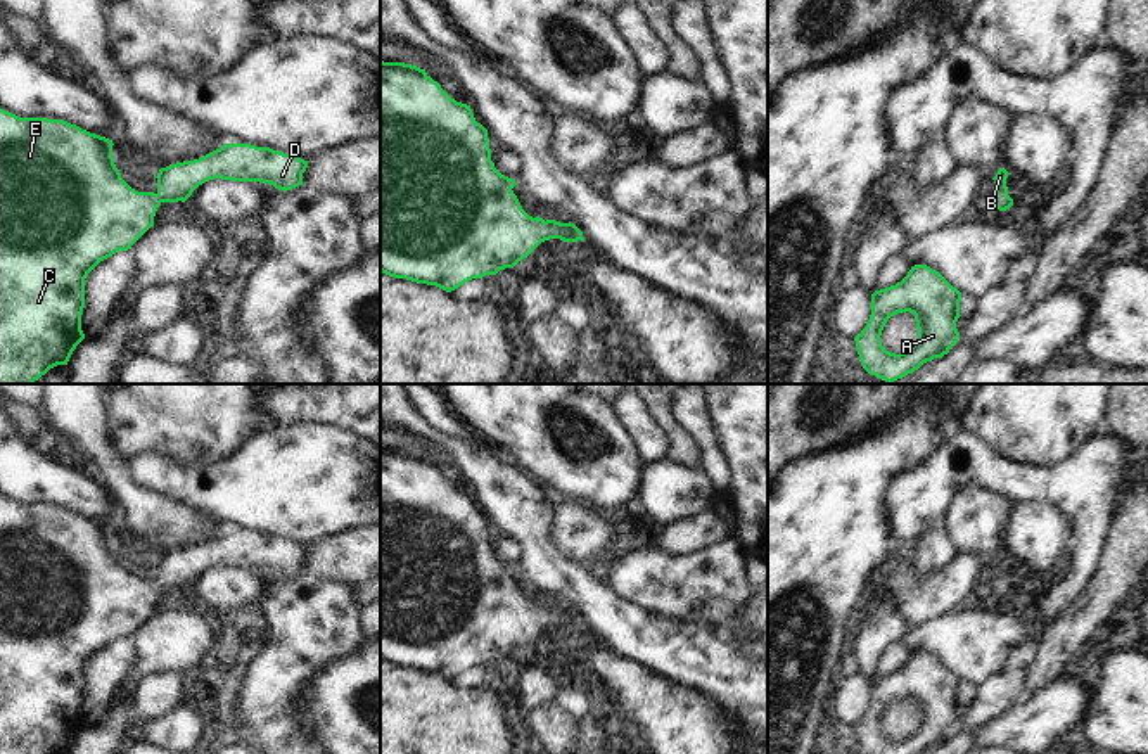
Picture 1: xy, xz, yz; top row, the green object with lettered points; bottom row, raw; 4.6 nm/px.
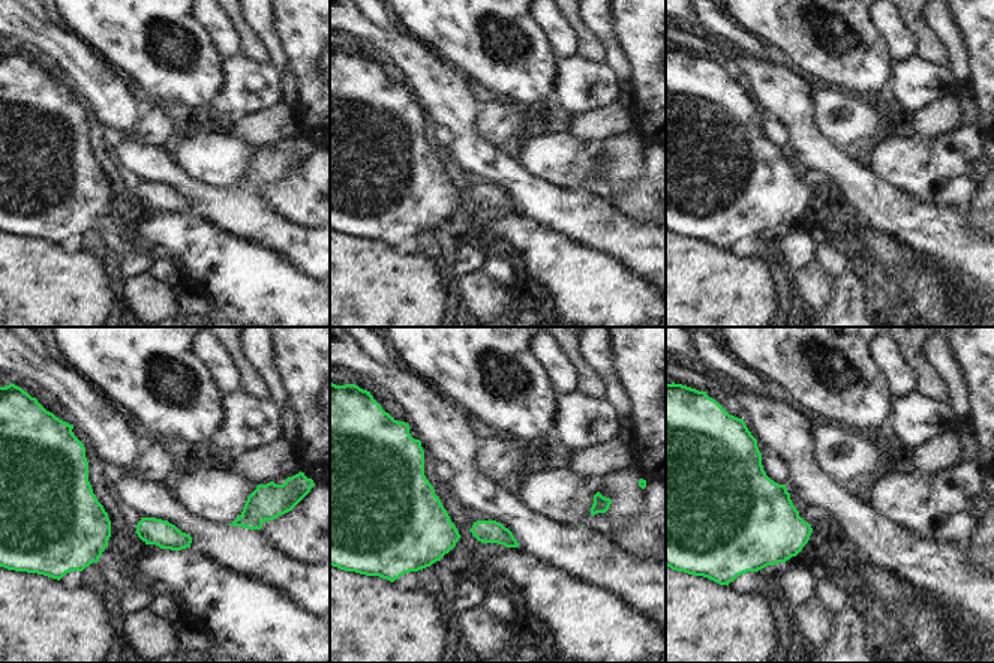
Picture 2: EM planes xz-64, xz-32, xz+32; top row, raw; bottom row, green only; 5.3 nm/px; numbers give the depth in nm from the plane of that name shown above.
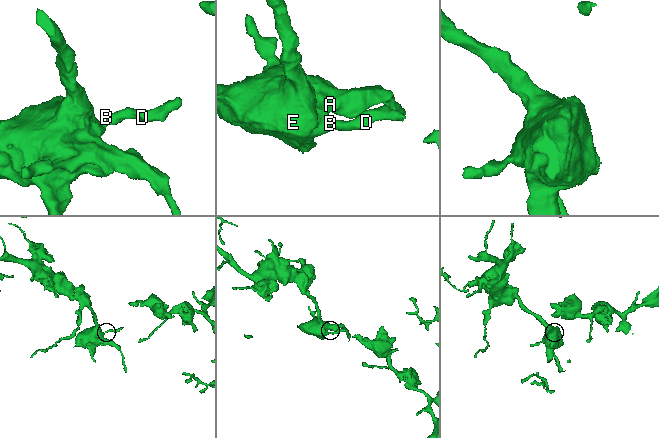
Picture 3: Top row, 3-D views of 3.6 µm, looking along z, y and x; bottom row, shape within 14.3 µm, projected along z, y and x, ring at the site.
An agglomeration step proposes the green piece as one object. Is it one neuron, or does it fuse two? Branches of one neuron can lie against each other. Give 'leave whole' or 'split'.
leave whole

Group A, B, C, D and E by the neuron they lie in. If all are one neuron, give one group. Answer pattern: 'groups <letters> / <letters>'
groups A B C D E

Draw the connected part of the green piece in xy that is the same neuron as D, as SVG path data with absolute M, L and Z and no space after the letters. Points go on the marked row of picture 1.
M0 109L0 384L33 384L50 368L67 365L76 346L85 339L81 315L85 278L104 259L128 251L154 227L163 202L185 202L204 182L261 182L278 190L303 185L308 161L251 144L225 144L194 161L161 168L157 192L137 192L114 164L112 140L81 130L64 119L19 118Z

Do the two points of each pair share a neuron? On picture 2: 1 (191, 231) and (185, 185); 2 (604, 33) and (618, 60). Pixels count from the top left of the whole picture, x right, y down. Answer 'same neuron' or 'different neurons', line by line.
1: different neurons
2: same neuron

